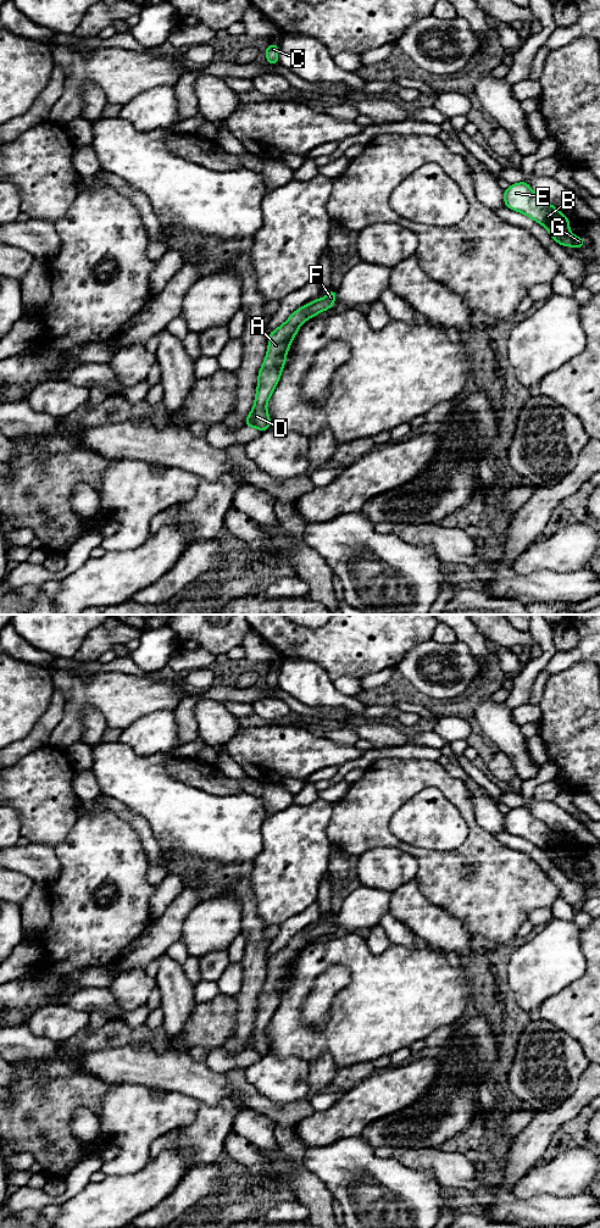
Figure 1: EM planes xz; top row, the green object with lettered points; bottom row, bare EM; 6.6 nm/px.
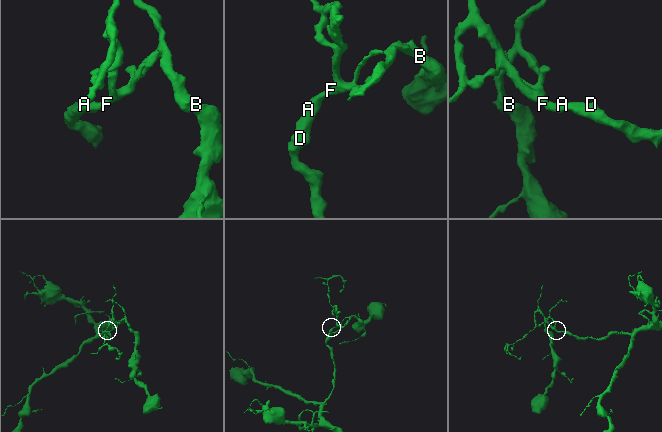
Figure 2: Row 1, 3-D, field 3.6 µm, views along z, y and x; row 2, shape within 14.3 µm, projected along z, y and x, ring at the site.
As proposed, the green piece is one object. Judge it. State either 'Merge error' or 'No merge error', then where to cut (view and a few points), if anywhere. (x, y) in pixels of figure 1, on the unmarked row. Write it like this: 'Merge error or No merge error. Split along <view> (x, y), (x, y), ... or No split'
No merge error. No split

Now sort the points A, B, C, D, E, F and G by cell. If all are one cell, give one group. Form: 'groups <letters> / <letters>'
groups A B C D E F G

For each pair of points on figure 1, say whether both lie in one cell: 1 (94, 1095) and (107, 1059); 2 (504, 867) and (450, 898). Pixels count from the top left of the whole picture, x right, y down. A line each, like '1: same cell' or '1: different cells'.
1: different cells
2: same cell

